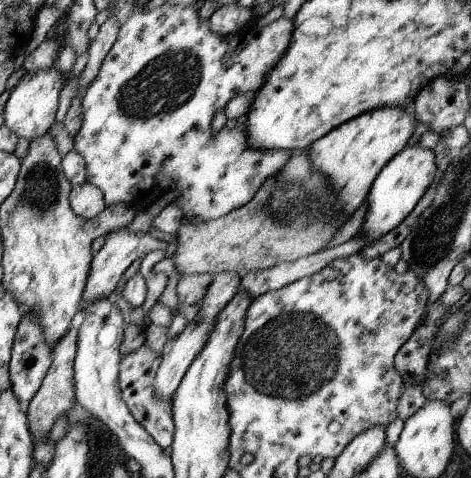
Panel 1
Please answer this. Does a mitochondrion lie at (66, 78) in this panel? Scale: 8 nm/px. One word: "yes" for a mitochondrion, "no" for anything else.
no

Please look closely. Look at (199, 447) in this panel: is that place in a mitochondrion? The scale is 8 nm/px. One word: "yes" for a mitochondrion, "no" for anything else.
no

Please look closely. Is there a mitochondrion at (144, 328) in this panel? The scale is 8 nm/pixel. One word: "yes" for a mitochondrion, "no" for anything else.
no

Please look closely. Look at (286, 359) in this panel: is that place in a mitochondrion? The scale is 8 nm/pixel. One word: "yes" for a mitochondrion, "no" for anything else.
yes

